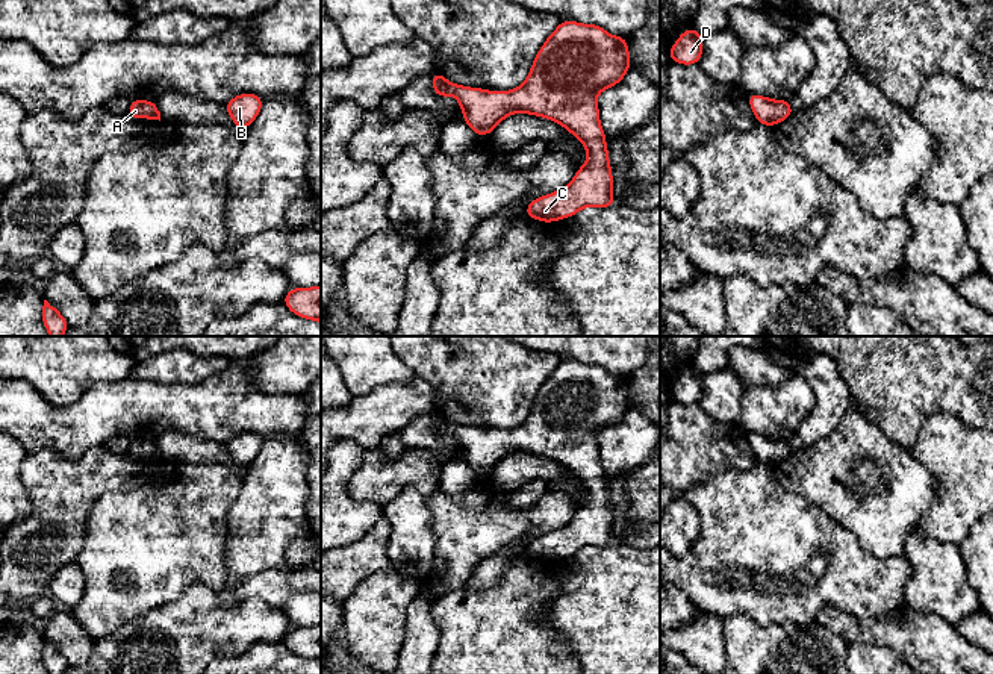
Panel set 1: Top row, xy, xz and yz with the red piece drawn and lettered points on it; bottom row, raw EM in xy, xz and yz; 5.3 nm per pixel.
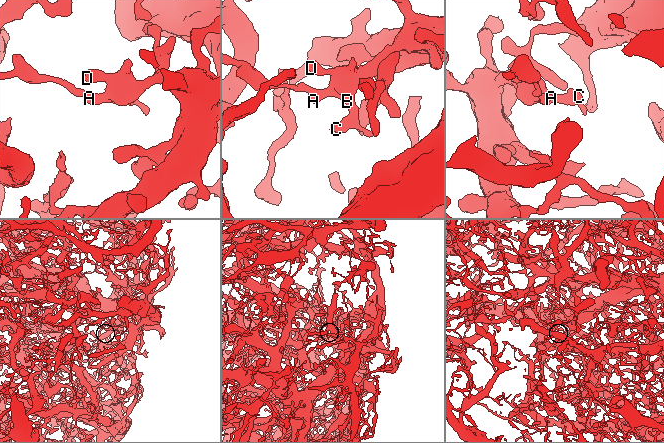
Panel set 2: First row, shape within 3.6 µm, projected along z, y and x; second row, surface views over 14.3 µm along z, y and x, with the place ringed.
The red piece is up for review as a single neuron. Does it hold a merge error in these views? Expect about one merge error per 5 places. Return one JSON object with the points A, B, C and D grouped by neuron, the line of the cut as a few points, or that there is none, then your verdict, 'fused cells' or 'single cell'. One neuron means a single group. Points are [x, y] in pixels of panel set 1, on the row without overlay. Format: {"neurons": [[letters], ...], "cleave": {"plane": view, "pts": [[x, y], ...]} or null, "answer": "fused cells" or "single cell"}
{"neurons": [["A", "B", "C", "D"]], "cleave": null, "answer": "single cell"}

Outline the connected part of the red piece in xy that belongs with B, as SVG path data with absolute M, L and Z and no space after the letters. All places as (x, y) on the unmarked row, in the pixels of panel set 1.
M244 432L232 438L229 442L224 442L224 447L227 448L236 466L247 468L256 459L262 444L263 438Z

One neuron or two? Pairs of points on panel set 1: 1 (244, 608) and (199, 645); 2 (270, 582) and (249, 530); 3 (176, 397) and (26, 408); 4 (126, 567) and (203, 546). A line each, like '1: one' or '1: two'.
1: one
2: two
3: one
4: one

